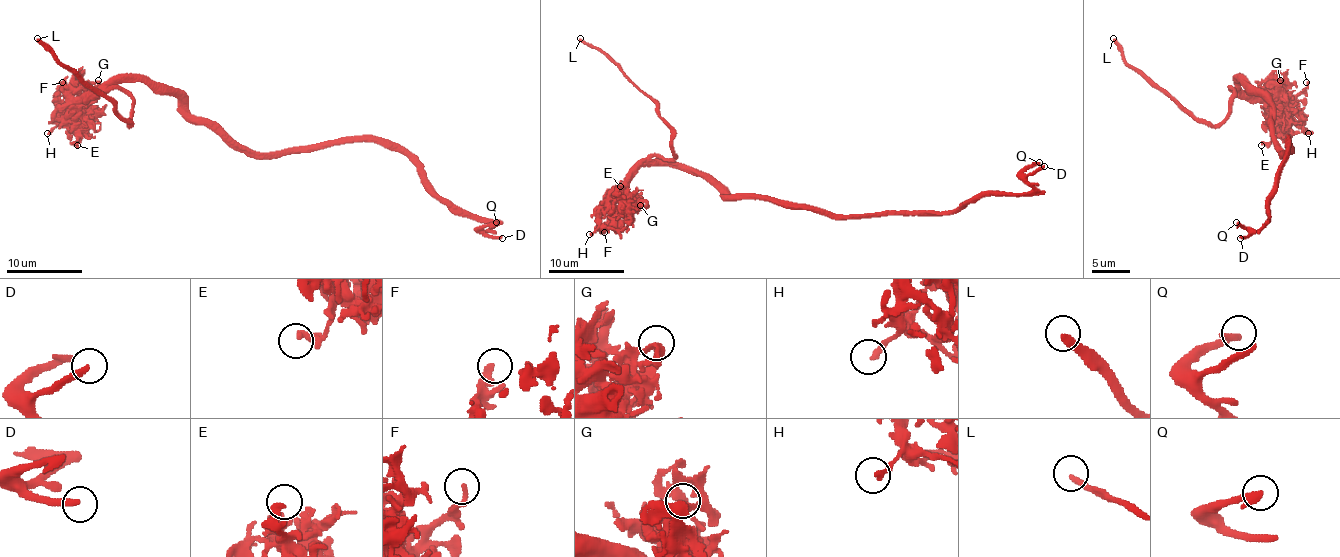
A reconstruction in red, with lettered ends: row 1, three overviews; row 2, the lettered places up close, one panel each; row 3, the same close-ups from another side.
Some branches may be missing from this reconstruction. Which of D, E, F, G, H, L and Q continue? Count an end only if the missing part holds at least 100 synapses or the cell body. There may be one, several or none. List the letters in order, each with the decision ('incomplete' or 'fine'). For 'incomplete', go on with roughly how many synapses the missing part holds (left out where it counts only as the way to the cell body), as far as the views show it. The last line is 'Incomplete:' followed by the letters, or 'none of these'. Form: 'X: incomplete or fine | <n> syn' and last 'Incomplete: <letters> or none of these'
D: fine
E: fine
F: fine
G: fine
H: fine
L: incomplete
Q: fine
Incomplete: L

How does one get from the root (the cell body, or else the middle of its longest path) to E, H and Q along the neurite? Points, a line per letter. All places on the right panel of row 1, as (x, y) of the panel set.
E: (1272, 131), (1272, 105), (1246, 80), (1240, 80), (1240, 88), (1255, 97), (1268, 112), (1272, 139), (1261, 145)
H: (1272, 131), (1272, 105), (1246, 80), (1240, 80), (1240, 88), (1251, 92), (1276, 116), (1295, 120), (1308, 133)
Q: (1272, 131), (1278, 148), (1289, 148), (1287, 141), (1280, 179), (1268, 196), (1268, 219), (1257, 230), (1236, 222)

